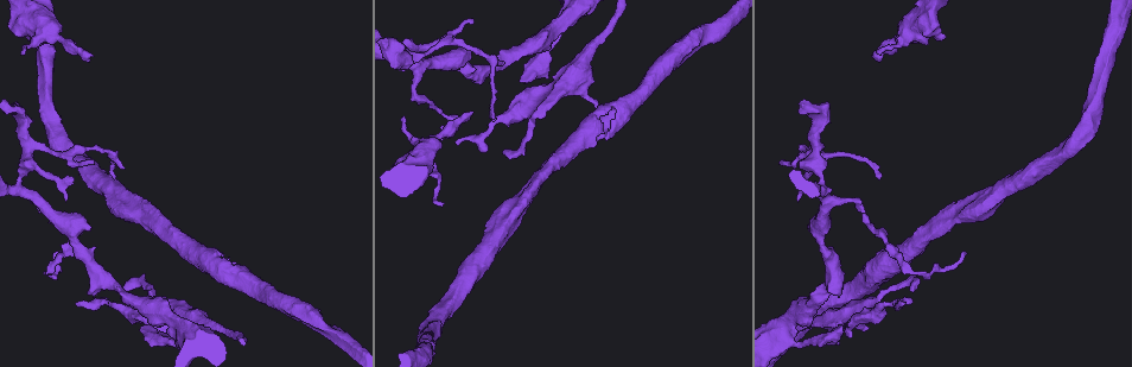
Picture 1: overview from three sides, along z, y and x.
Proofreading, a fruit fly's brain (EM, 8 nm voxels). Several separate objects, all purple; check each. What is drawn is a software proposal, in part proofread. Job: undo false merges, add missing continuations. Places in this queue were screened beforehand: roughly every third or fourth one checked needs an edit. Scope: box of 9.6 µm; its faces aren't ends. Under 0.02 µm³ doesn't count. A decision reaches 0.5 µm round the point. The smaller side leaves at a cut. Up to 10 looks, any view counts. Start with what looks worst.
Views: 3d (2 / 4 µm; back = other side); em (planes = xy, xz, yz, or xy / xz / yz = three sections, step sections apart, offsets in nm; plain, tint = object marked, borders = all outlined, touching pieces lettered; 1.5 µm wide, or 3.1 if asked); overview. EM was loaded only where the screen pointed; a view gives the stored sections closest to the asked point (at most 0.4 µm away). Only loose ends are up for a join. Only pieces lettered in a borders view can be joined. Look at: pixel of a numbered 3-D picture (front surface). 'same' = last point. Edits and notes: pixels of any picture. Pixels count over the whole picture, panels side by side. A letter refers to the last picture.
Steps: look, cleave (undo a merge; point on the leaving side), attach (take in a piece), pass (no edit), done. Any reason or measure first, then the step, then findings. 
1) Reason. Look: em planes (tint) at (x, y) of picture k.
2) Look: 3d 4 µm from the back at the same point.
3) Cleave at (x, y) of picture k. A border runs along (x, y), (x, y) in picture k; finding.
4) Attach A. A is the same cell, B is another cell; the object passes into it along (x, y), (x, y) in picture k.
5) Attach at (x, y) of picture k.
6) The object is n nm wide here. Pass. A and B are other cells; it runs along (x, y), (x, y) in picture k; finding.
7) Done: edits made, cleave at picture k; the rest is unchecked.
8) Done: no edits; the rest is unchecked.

An open end. Look: em yz step 4 (borders) at (872, 56) of picture 1.

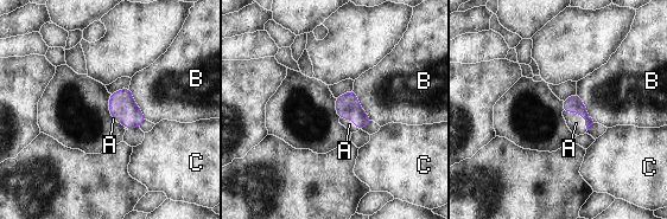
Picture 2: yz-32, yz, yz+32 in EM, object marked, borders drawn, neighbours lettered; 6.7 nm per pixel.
The longest contact is with B, 260 nm. Attach A. A is the same cell, B and C are other cells; the object passes into it along (573, 103), (578, 113), (576, 123) in picture 2; it goes on there.

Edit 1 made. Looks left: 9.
An open end. Look: em planes (borders) at (598, 101) of picture 1.

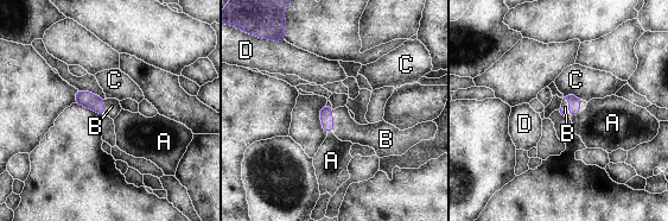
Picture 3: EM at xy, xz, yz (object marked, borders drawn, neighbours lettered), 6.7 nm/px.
Attach B. B is the same cell, A, C and D are other cells; the object passes into it along (328, 122), (334, 120), (345, 128) in picture 3; it goes on there.

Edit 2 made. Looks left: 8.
Look: overview.

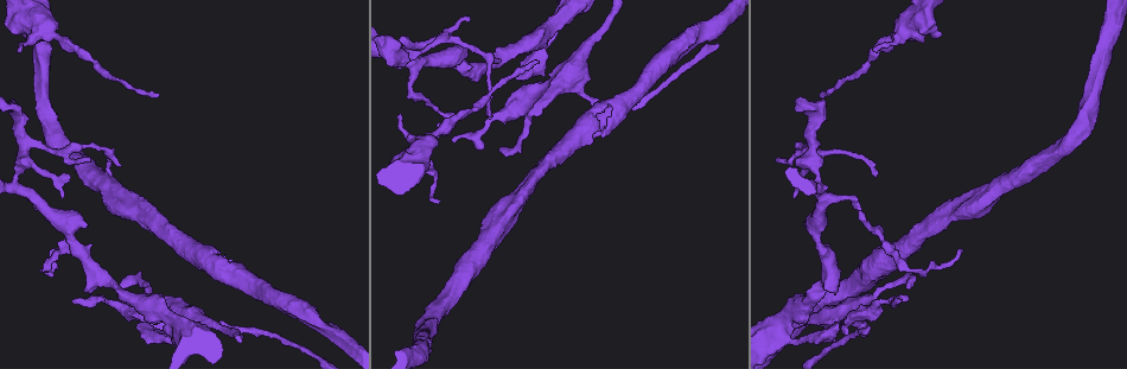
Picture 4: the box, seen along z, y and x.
Look: 3d 2 µm at (877, 50) of picture 4.

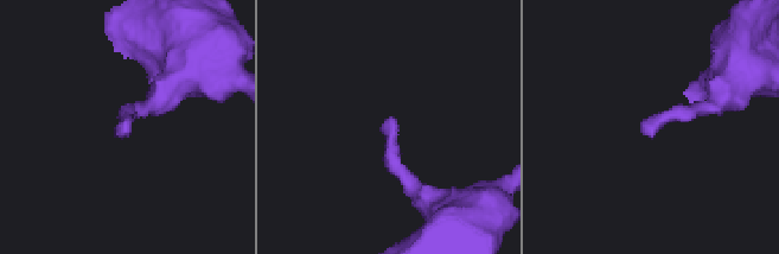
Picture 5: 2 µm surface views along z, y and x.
Now the EM. Look: em planes (plain) at (123, 137) of picture 5.

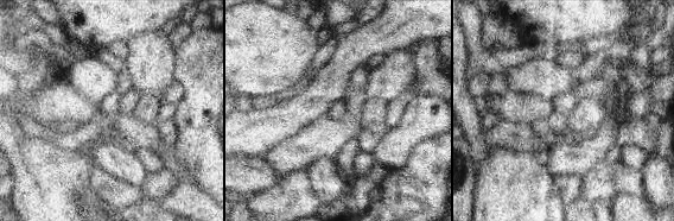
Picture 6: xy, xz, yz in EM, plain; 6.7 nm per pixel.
See the neighbours. Look: em planes (borders) at the same point.

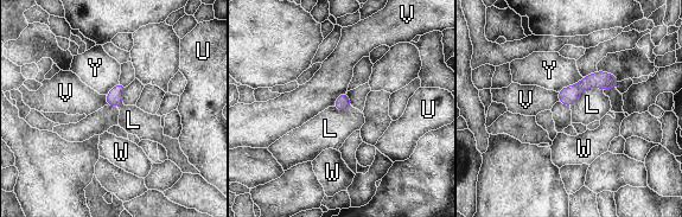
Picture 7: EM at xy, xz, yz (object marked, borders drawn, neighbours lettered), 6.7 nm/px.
The object is 100 nm wide here. Pass. L, U, V, W and Y are other cells; it runs along (614, 80), (588, 81), (561, 99) in picture 7; none of them fits.

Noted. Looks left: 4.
Tapers out. Look: 3d 2 µm from the back at (156, 95) of picture 4.

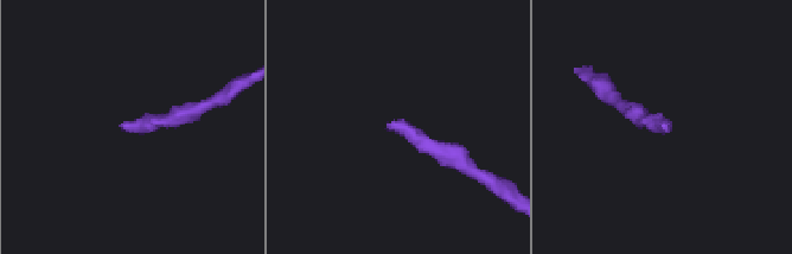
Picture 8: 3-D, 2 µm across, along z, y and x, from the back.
Look: em xy step 8 (tint) at (666, 119) of picture 8.

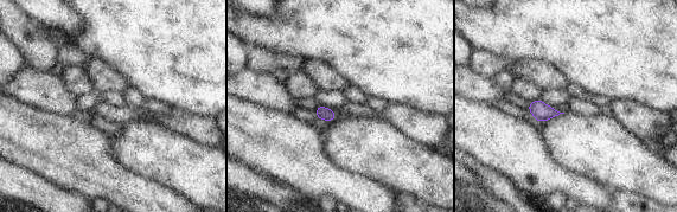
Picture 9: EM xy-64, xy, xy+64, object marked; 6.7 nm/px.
Cut it another way. Look: em planes (borders) at the same point.

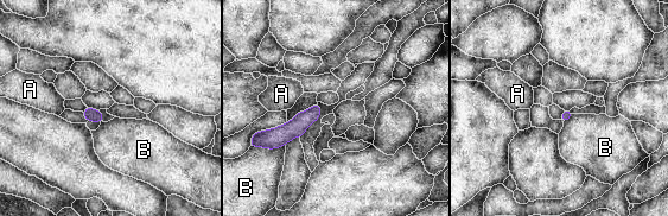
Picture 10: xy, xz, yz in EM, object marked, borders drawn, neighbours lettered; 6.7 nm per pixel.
Pass. A and B are other cells; it runs along (318, 108), (294, 128), (255, 144) in picture 10; none of them fits.

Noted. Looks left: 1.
Done: edits made, attach at picture 2, attach at picture 3; the rest is unchecked.

